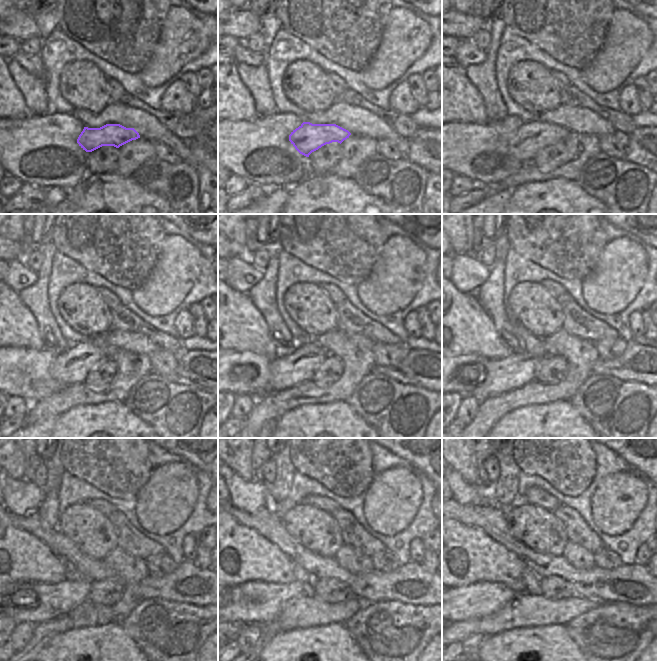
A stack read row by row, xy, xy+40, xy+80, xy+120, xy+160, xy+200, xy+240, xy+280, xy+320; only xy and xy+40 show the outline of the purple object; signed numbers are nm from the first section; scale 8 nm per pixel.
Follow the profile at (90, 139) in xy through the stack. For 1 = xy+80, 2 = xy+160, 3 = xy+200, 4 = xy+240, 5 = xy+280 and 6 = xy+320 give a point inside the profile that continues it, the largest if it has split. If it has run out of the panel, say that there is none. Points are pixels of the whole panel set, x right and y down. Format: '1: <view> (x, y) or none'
1: xy+80 (534, 134)
2: xy+160 (288, 370)
3: xy+200 (510, 373)
4: xy+240 (53, 600)
5: xy+280 (257, 602)
6: xy+320 (479, 599)

